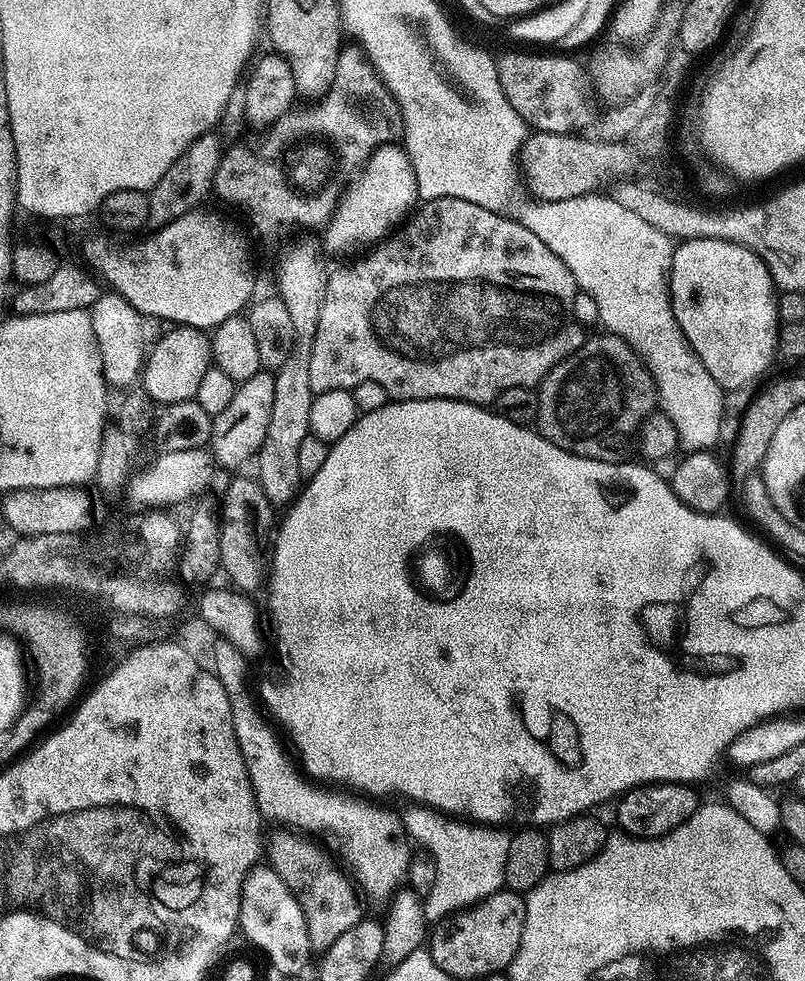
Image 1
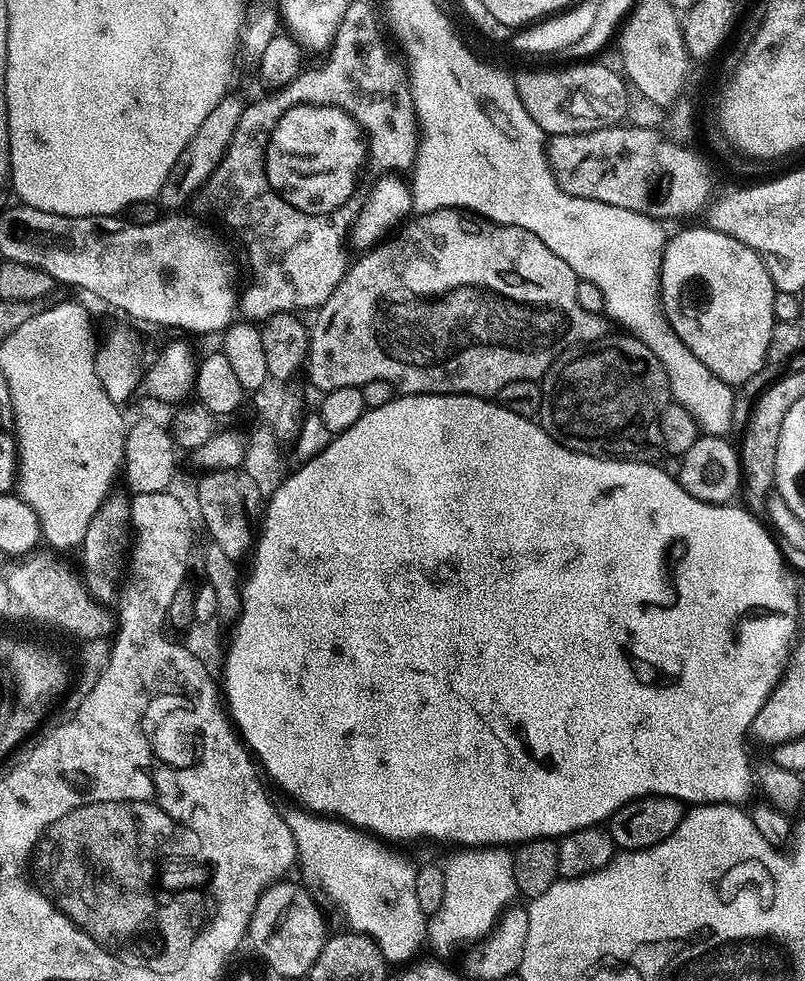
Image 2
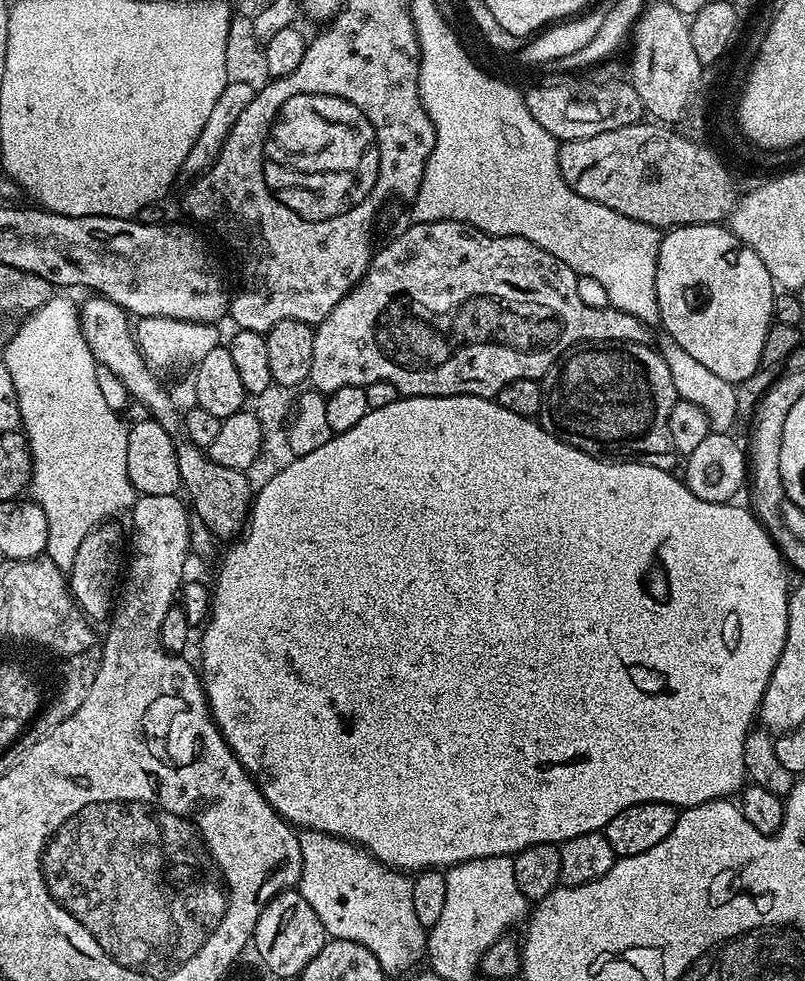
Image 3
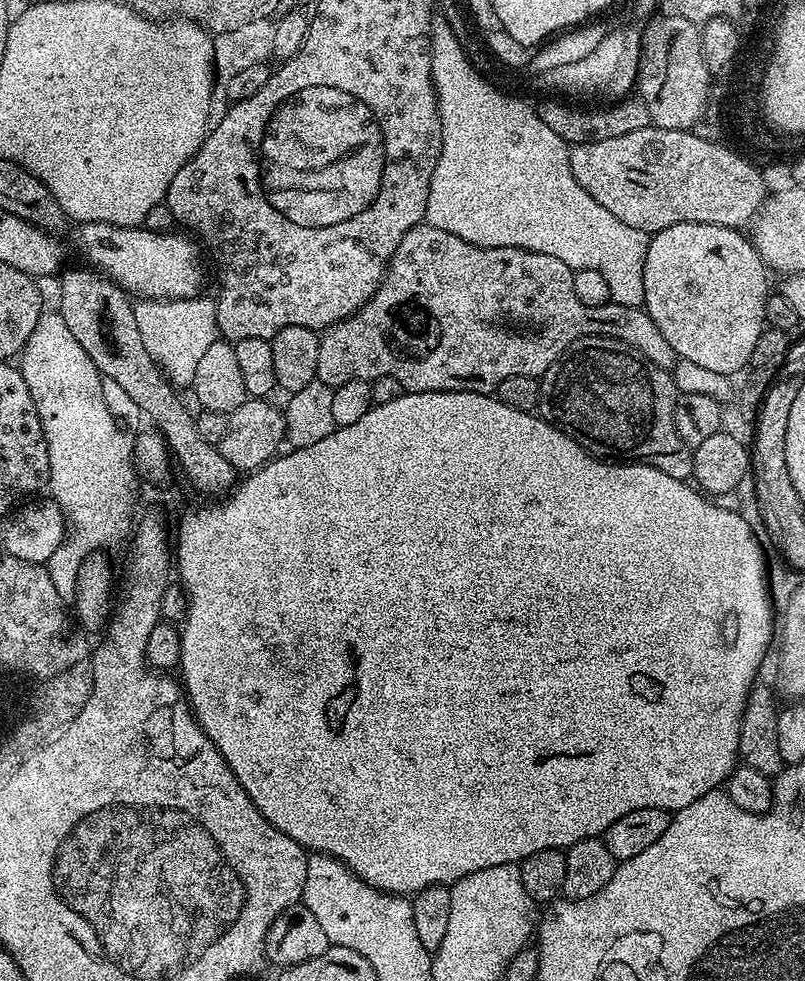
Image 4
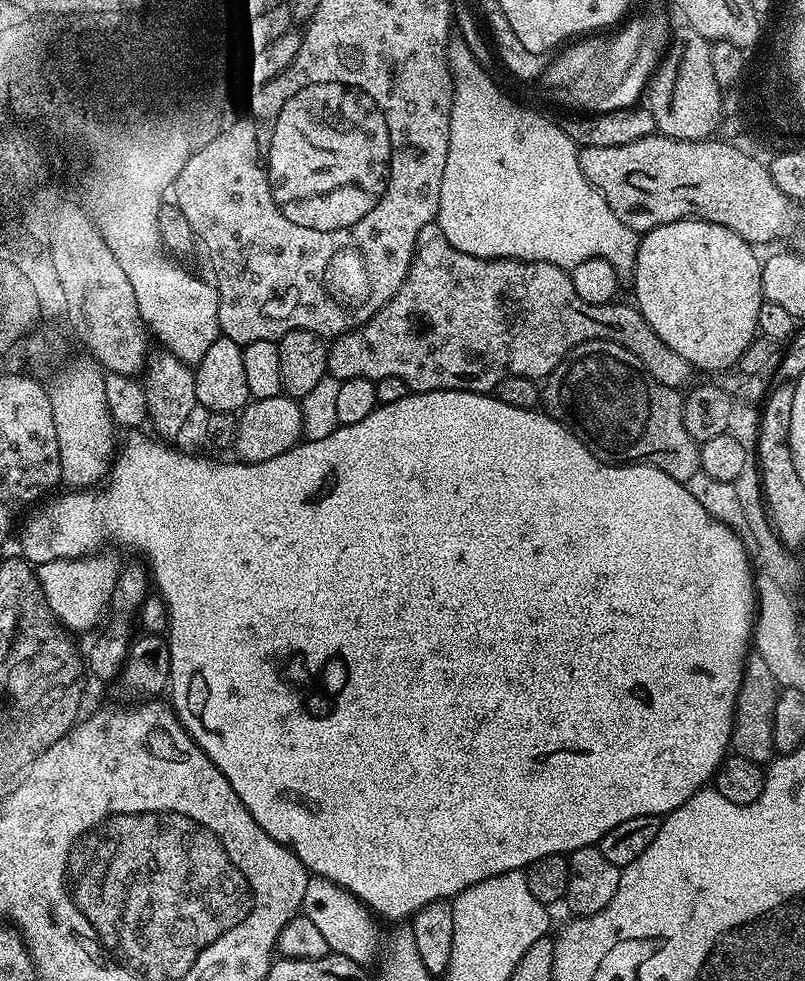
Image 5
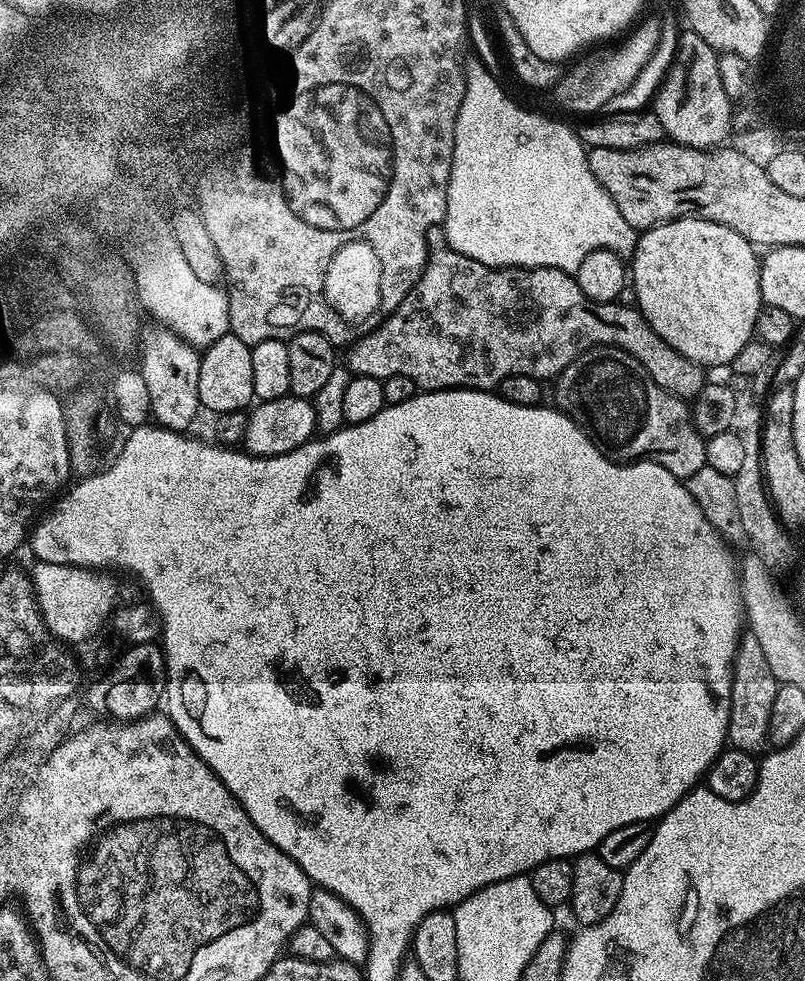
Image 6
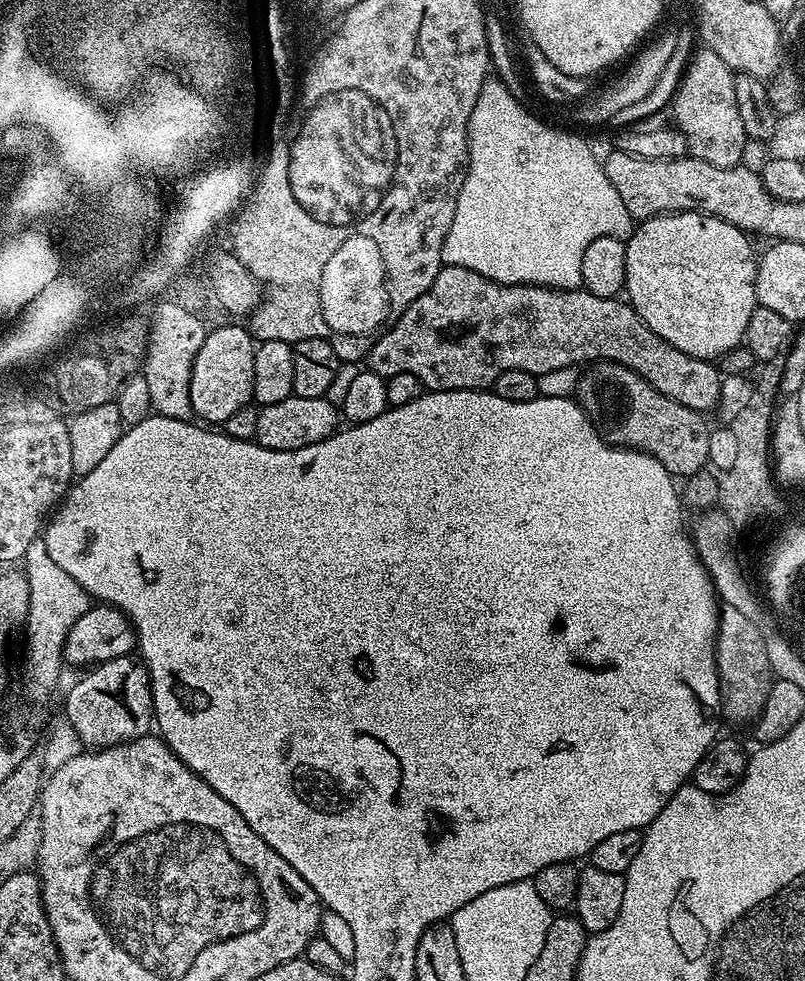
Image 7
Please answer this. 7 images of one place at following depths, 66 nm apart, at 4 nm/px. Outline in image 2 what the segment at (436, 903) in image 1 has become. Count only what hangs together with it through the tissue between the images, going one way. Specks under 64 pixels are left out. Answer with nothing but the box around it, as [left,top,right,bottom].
[427,846,518,952]

